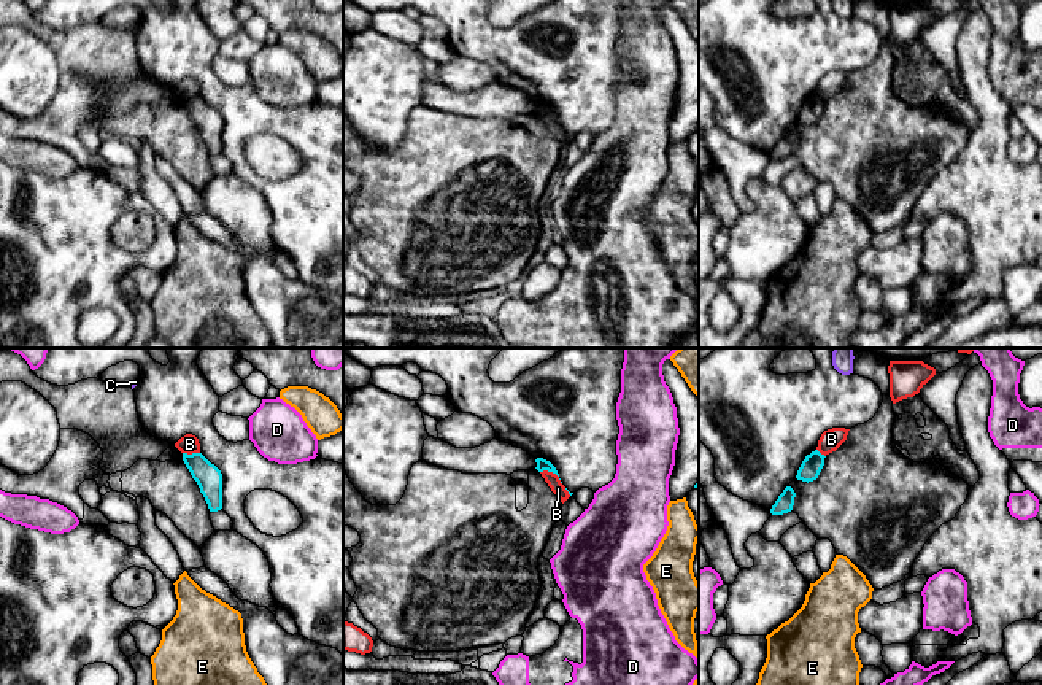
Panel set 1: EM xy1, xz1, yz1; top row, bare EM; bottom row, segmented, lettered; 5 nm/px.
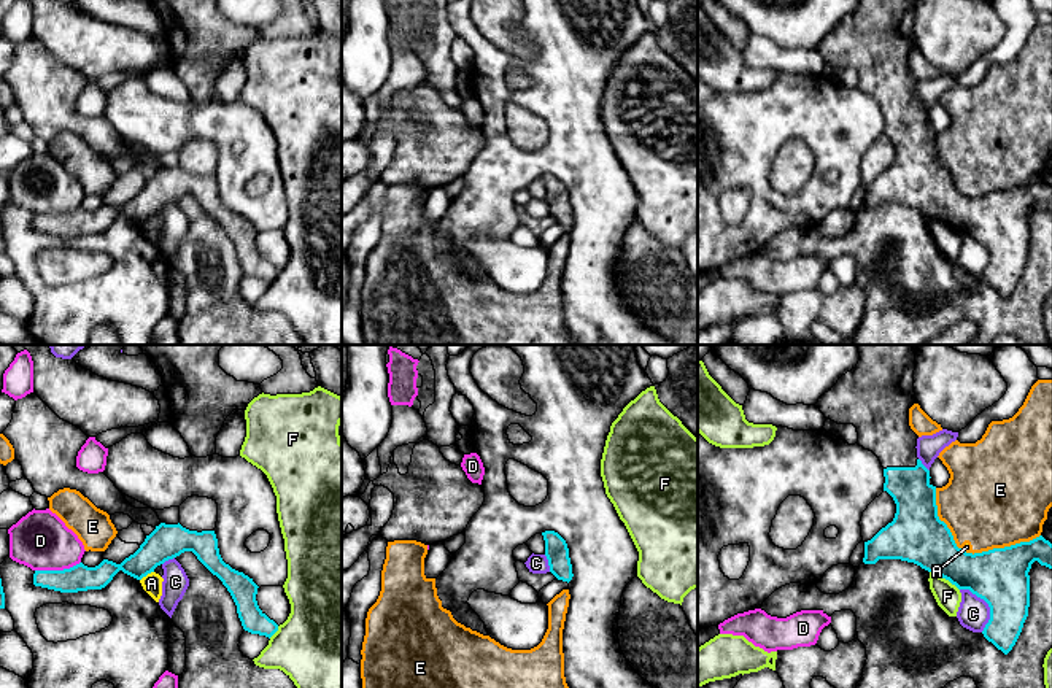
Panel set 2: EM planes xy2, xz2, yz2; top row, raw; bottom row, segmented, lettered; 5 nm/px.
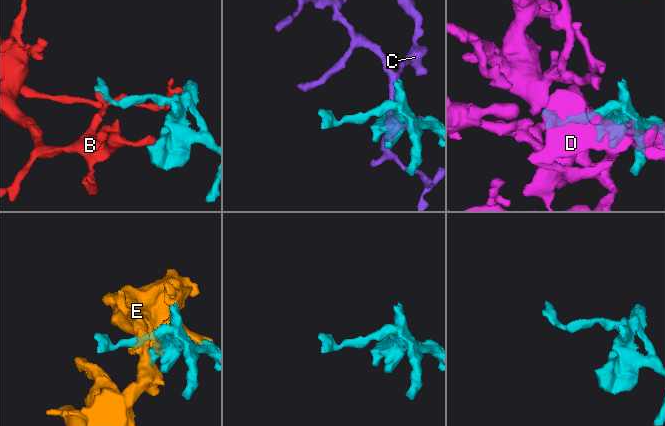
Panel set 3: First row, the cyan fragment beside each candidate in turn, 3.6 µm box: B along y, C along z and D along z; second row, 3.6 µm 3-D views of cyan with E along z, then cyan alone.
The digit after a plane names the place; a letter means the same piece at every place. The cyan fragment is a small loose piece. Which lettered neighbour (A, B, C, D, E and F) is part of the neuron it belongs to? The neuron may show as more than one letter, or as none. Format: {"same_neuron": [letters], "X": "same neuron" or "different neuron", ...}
{"same_neuron": [], "A": "different neuron", "B": "different neuron", "C": "different neuron", "D": "different neuron", "E": "different neuron", "F": "different neuron"}

